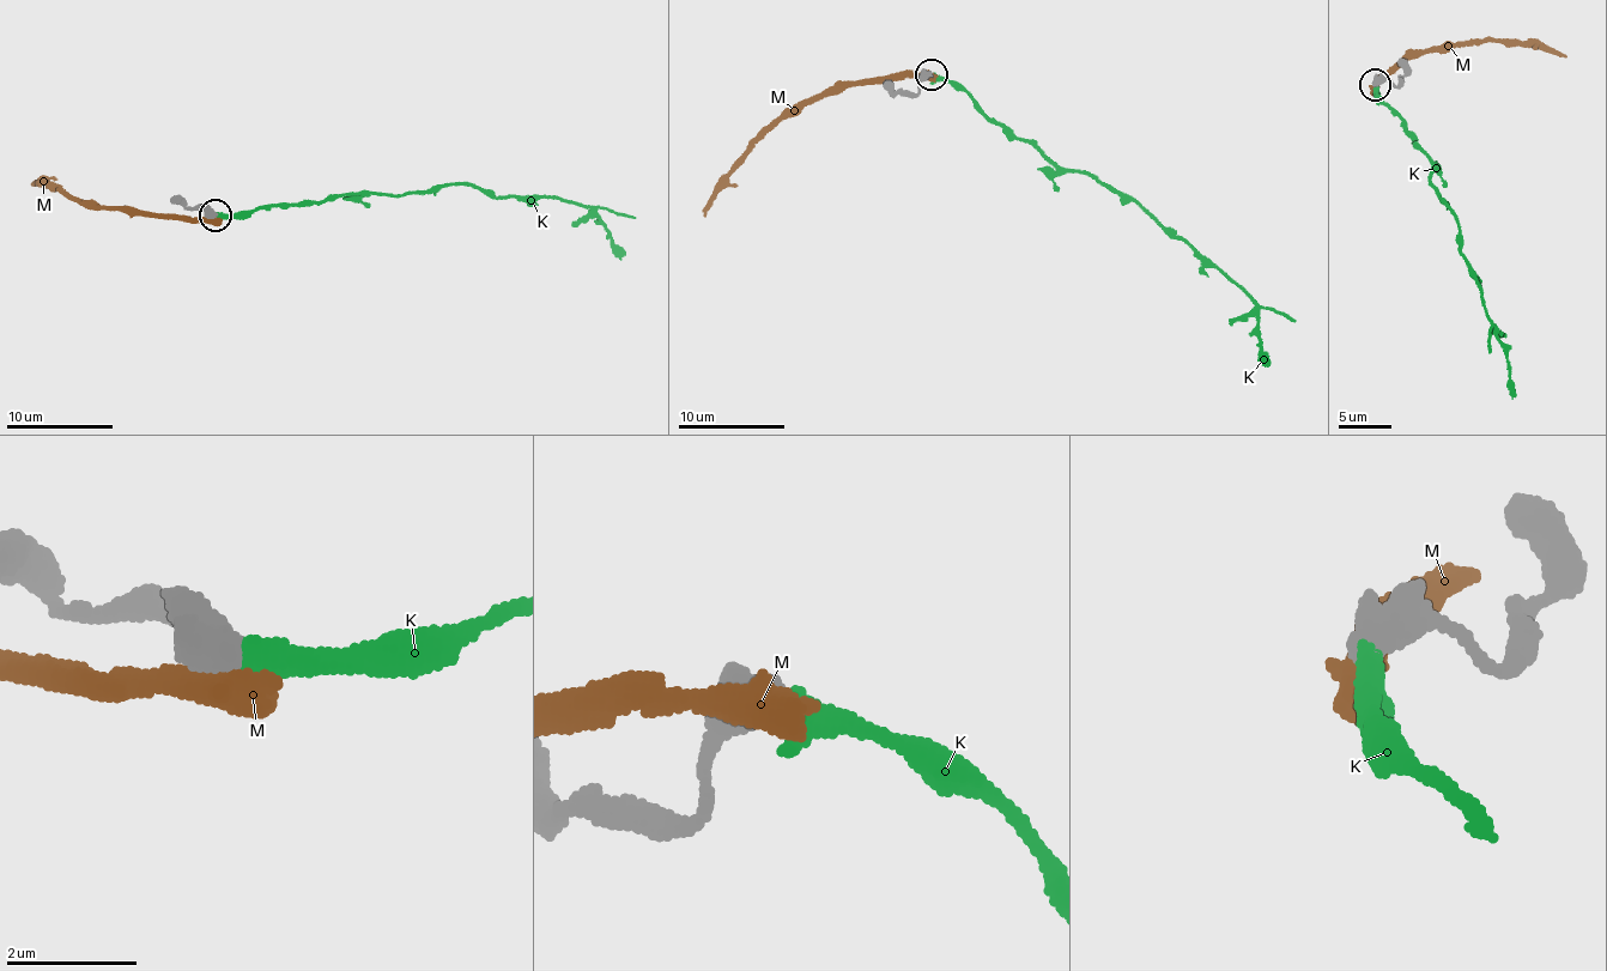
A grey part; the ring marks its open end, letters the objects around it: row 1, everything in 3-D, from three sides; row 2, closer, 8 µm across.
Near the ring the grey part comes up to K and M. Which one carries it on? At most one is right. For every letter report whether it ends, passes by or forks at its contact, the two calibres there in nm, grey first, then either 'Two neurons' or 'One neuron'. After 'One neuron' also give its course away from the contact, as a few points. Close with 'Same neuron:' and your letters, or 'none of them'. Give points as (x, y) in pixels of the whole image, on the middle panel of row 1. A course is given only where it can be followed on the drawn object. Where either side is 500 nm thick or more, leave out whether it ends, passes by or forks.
K: Thickness 600 nm (grey) against 440 nm. One neuron. Its course: (931, 73), (954, 80), (987, 116), (1056, 165), (1093, 174), (1151, 212), (1242, 285), (1263, 365)
M: Thickness 600 nm (grey) against 700 nm. Two neurons
Same neuron: K

